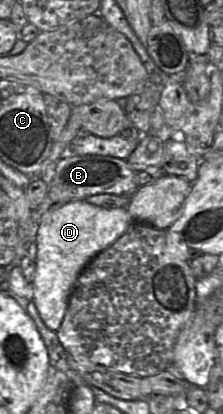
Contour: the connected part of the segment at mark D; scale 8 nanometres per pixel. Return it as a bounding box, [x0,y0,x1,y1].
[33,200,133,331]

